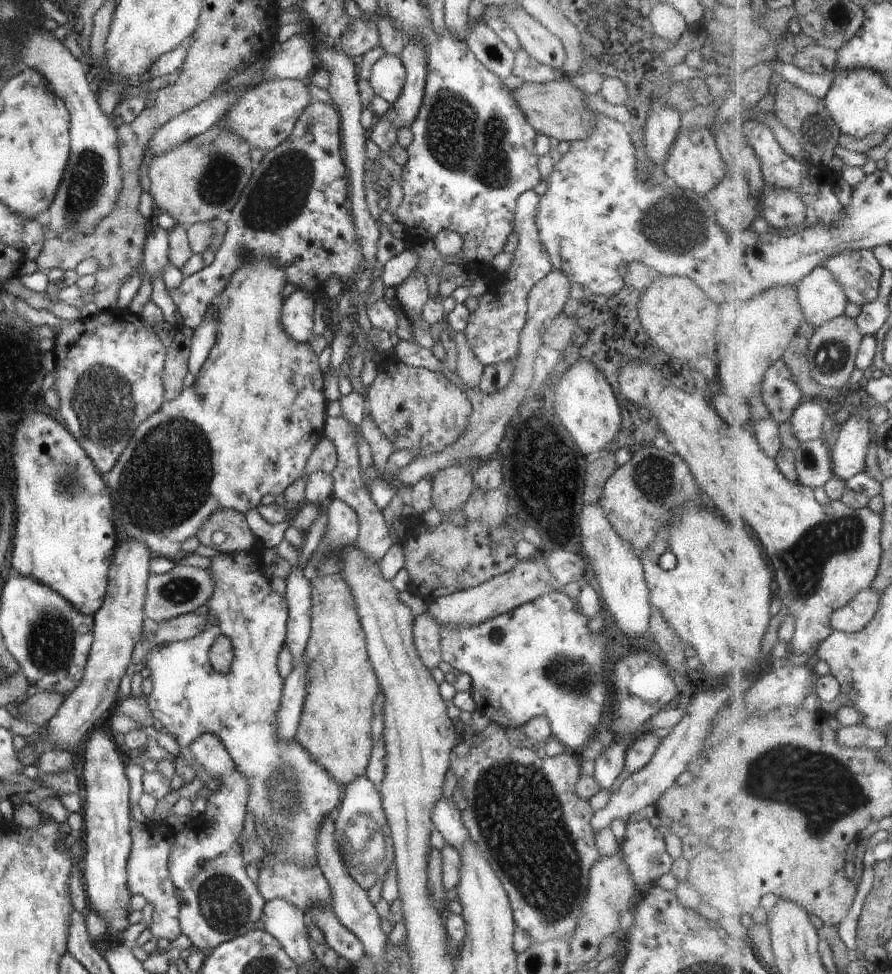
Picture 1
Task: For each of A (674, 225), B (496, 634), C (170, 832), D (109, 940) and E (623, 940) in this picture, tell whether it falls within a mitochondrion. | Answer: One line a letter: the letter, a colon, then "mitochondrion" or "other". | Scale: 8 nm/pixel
A: mitochondrion
B: other
C: other
D: other
E: other

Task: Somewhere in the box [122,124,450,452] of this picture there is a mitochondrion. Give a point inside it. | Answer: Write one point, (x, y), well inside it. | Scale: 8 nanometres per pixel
(281, 189)

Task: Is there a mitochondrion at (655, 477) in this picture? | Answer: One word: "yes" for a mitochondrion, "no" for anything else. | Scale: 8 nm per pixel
yes

